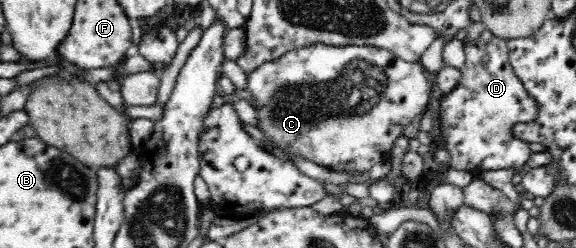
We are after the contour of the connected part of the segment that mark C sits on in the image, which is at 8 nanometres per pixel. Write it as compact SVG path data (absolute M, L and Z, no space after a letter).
M317 43L312 44L311 47L292 51L280 60L261 64L253 72L248 73L247 76L247 91L251 96L255 96L259 102L259 107L255 108L258 118L258 123L255 126L265 133L267 140L270 142L268 147L262 144L261 147L265 149L269 148L268 151L270 153L276 154L284 161L292 161L291 156L295 154L329 168L329 170L335 170L337 172L341 169L359 171L359 174L366 176L374 164L387 158L387 154L393 148L395 140L399 136L403 136L405 126L411 124L415 118L419 118L423 112L426 112L427 102L429 102L429 96L431 96L431 82L429 82L430 78L427 78L428 74L419 61L405 61L382 48L369 46L359 48L357 45L327 46L323 43Z

